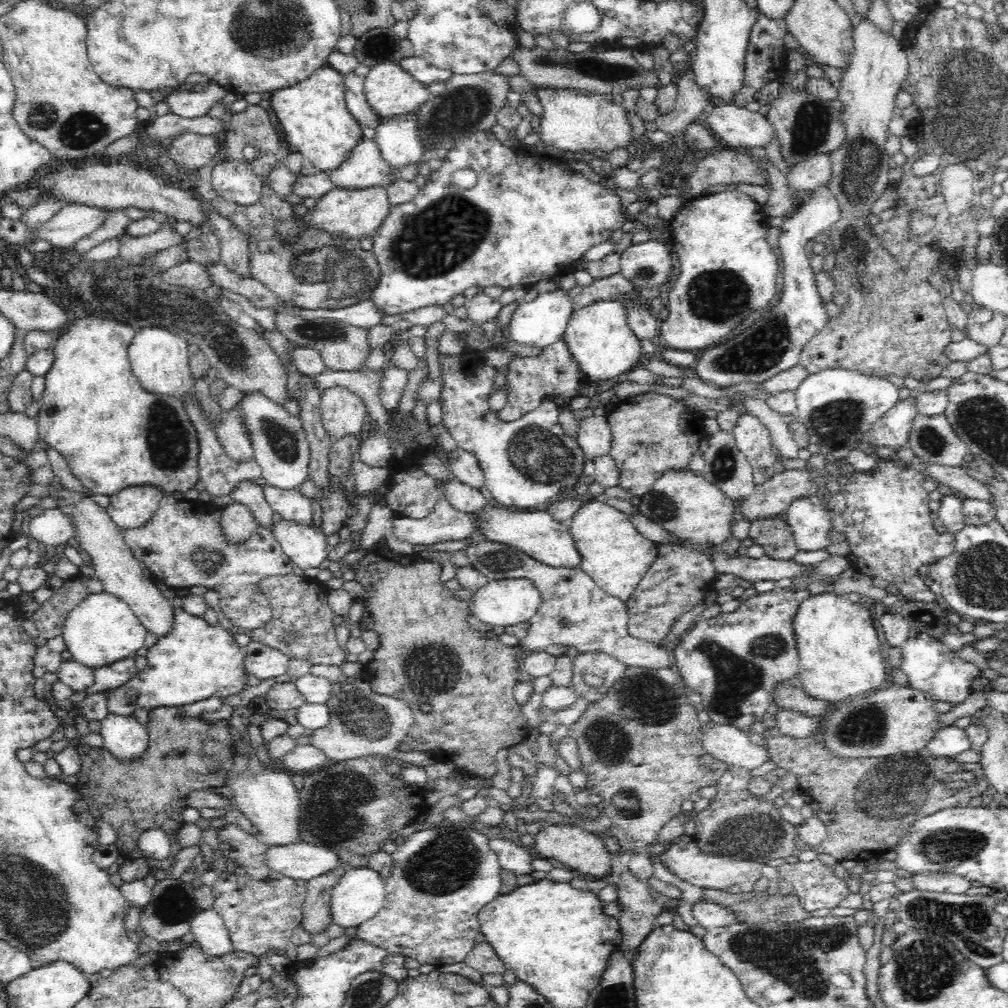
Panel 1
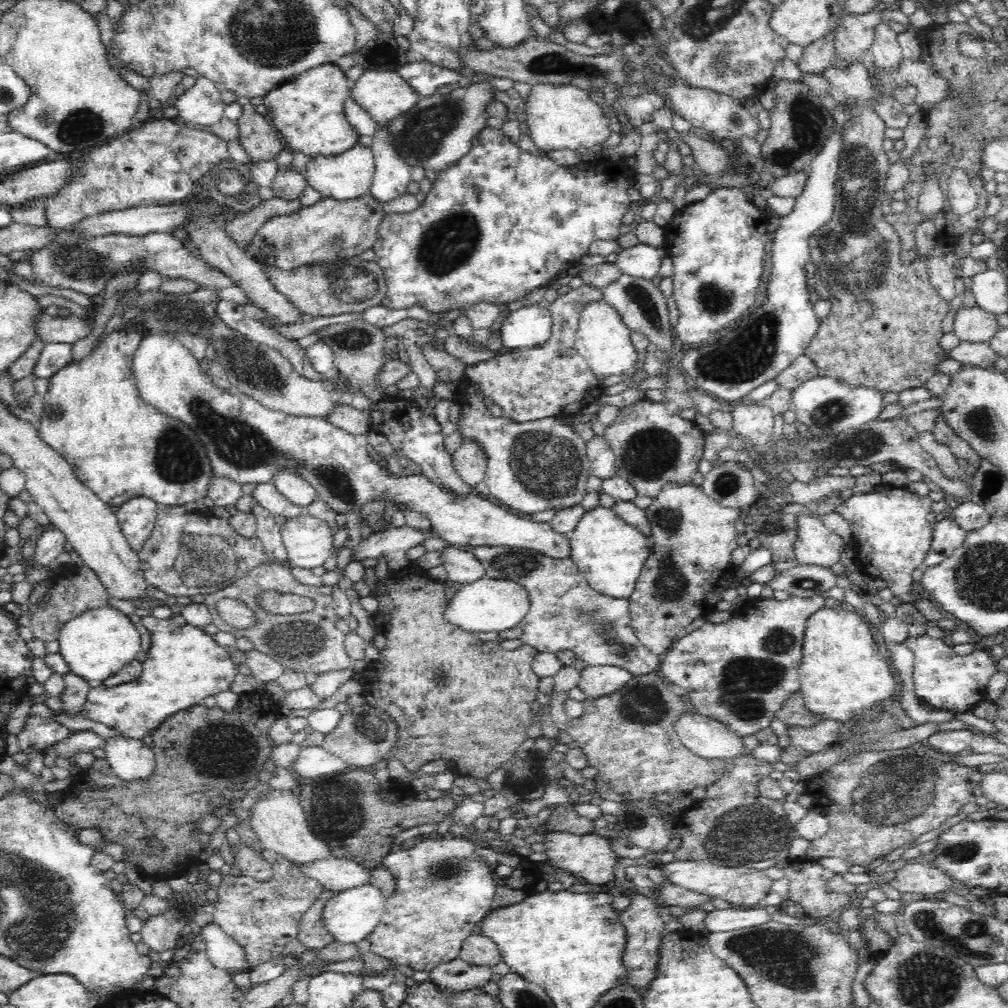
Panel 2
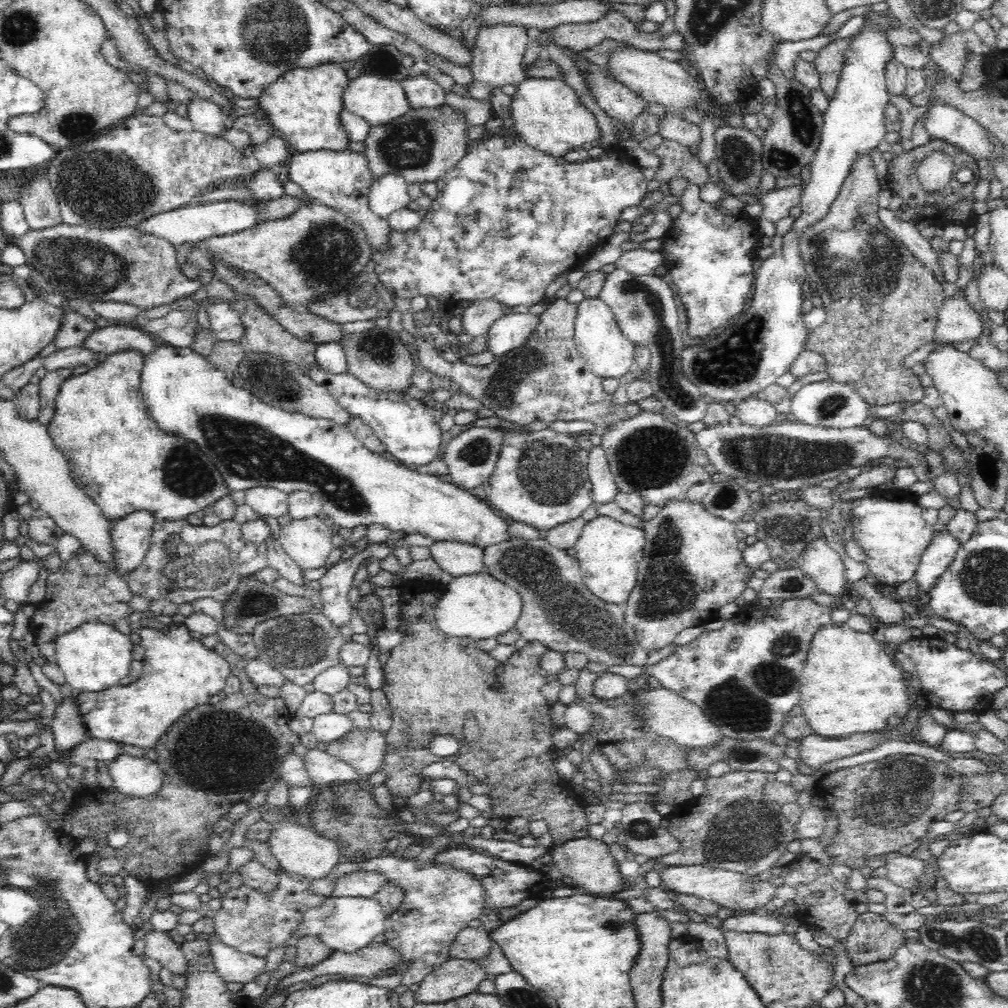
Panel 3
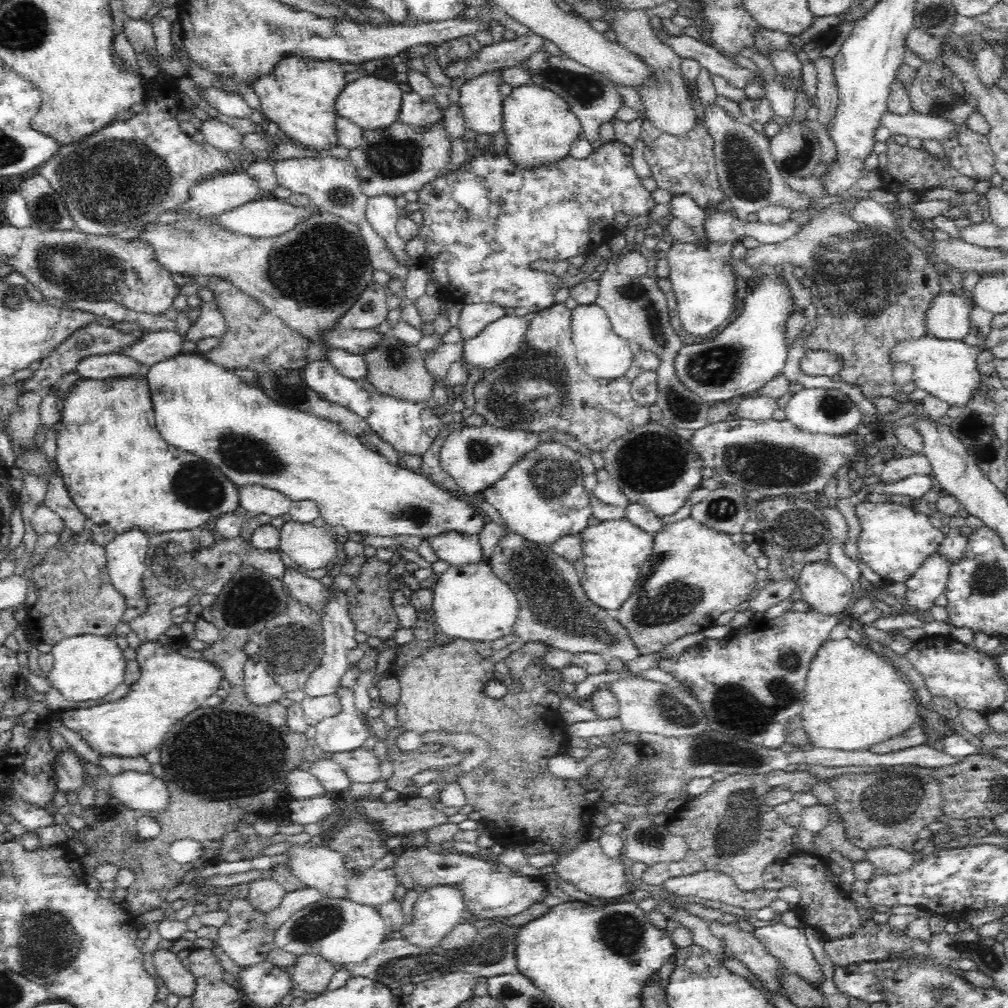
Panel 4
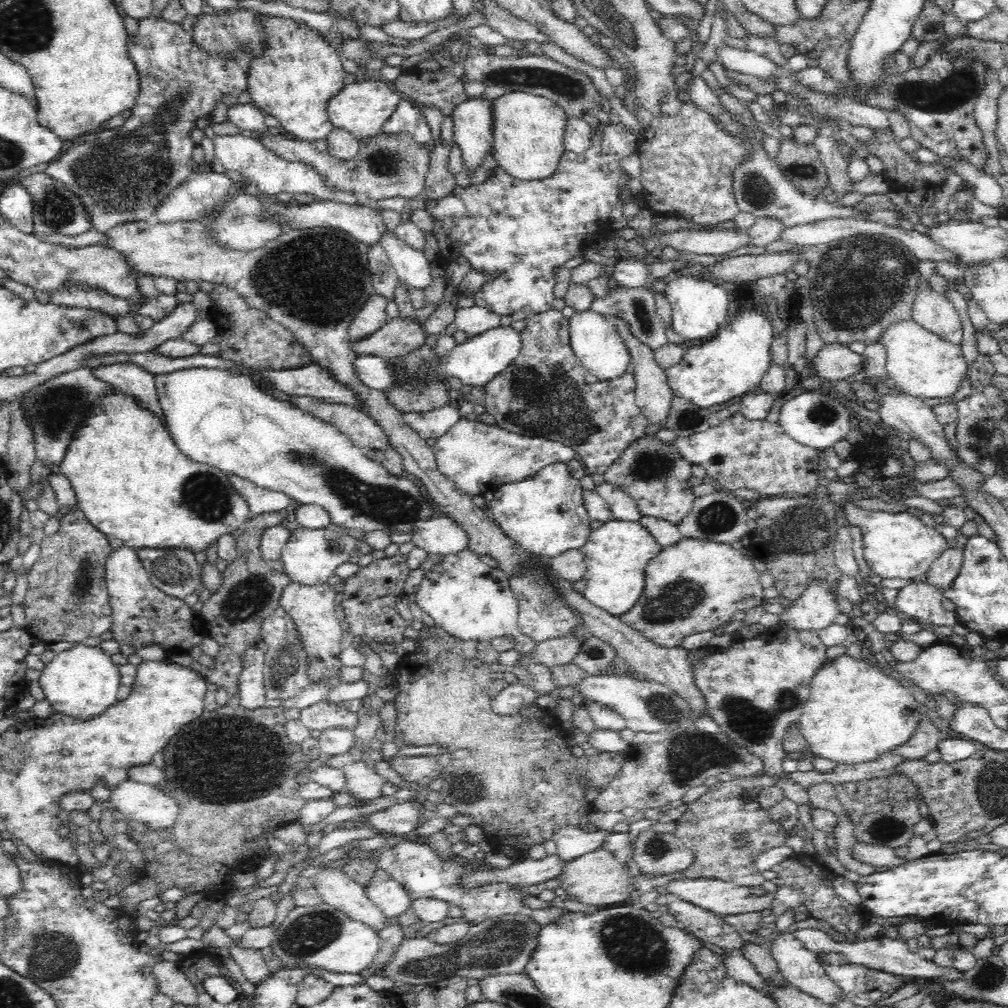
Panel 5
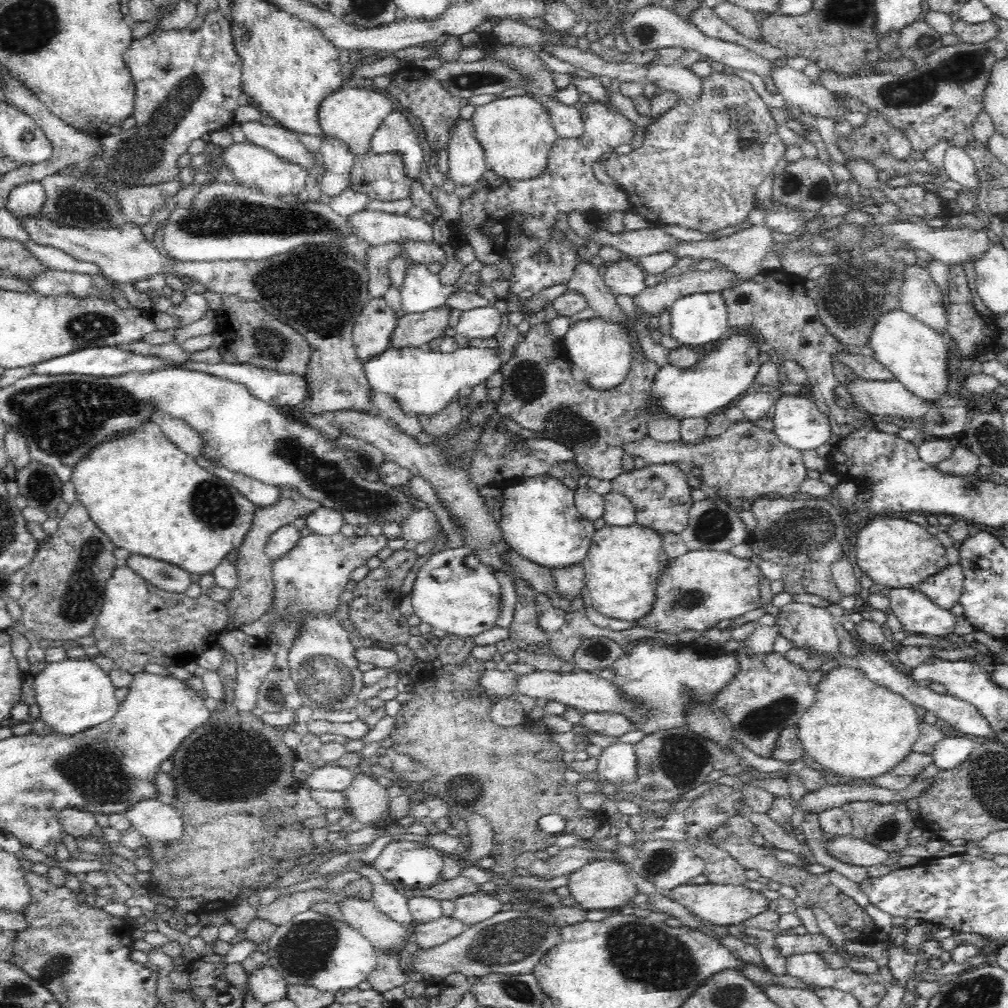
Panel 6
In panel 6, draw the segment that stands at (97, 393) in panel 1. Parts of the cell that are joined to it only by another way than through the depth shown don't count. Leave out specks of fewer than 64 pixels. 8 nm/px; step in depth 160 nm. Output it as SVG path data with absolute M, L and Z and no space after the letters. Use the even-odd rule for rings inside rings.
M154 421L144 422L138 426L136 430L132 430L132 434L126 434L122 438L116 438L112 442L106 442L98 448L94 448L84 460L80 460L74 470L72 470L71 483L75 486L77 500L80 501L89 512L91 519L98 525L98 528L106 533L111 541L120 548L128 550L130 554L140 554L155 560L173 564L184 570L192 576L206 576L217 568L218 564L227 558L230 552L236 553L238 548L242 546L246 534L250 532L254 522L256 505L250 502L242 493L238 492L232 485L224 482L221 478L214 476L208 469L197 464L192 456L188 456L182 452L162 431Z

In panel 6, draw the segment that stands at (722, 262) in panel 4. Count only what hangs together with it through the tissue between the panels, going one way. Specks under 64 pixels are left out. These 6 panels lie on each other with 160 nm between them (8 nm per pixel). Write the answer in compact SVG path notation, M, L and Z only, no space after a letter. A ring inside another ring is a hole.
M716 293L690 294L680 298L669 308L671 335L674 340L678 340L680 346L706 346L708 342L720 342L729 332L728 319L729 310L724 299Z

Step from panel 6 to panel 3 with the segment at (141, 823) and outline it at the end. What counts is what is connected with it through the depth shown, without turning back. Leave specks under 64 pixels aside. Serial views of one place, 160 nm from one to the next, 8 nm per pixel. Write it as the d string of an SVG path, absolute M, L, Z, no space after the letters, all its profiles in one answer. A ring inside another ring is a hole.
M124 754L109 766L109 773L113 780L112 787L135 800L154 798L162 788L164 774L160 767L157 762L144 757Z

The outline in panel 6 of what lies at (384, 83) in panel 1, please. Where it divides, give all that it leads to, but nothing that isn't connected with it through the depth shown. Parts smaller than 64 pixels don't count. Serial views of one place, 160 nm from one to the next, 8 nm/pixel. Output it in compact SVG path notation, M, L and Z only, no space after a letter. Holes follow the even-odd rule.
M344 85L340 90L330 93L318 107L318 125L322 128L320 137L342 142L352 155L363 156L370 150L374 132L396 106L381 92Z

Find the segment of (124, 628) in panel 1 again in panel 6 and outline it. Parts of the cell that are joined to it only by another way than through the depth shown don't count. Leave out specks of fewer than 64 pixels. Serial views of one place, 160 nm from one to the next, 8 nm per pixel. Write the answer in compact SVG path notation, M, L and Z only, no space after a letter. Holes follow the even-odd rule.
M93 658L72 659L49 663L44 670L35 672L36 702L40 706L40 720L51 732L61 736L74 736L93 726L110 720L118 710L116 688L108 673L104 672Z

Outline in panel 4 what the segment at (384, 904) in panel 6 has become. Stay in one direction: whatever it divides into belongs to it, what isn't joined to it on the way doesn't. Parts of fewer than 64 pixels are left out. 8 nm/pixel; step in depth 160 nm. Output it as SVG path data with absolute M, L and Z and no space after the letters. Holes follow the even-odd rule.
M391 851L376 864L350 880L349 890L354 903L366 904L372 908L395 902L398 880L393 869L395 854Z

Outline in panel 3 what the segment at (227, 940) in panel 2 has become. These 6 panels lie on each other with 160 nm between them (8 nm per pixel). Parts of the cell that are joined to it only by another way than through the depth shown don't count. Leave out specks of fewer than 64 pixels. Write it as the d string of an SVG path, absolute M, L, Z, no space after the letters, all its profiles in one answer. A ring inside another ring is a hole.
M213 933L208 944L214 957L215 970L225 982L250 984L266 974L266 959L252 954L242 954L222 944Z

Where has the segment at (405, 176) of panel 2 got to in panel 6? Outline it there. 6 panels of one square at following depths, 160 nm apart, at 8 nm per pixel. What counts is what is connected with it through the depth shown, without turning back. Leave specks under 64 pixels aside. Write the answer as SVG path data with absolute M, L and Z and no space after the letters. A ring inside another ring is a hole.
M408 261L400 291L402 308L407 314L420 314L446 304L446 298L462 292L458 284L445 286L438 275L428 270L428 265Z

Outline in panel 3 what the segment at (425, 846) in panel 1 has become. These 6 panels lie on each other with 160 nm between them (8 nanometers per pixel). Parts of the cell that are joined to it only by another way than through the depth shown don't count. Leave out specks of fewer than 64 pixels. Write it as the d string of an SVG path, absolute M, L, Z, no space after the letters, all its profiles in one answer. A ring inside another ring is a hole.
M390 854L364 862L341 862L336 868L320 880L313 880L310 893L316 897L331 898L336 882L354 872L378 872L388 877L388 882L396 884L405 892L400 908L387 916L384 936L386 943L394 949L400 949L408 957L408 970L402 978L402 986L418 984L432 969L439 967L450 958L449 944L459 930L468 926L472 919L478 919L485 913L483 908L484 886L473 876L453 868L439 868L435 859L420 865L416 858L394 858Z

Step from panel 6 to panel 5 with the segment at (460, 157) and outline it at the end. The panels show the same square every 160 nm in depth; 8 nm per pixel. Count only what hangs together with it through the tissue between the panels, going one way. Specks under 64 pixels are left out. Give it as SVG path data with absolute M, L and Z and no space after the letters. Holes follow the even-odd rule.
M468 98L456 107L452 115L453 140L462 152L464 172L472 177L482 166L492 148L492 99Z

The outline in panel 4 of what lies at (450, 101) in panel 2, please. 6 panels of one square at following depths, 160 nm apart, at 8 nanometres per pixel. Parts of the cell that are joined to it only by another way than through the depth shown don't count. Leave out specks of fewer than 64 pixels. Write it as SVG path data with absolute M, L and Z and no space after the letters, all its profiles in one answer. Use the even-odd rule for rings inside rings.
M442 120L426 133L416 133L414 128L397 121L388 128L368 130L363 134L362 145L348 154L348 161L356 171L362 193L368 198L396 198L407 192L418 193L425 184L439 178L440 170L450 164L452 145Z

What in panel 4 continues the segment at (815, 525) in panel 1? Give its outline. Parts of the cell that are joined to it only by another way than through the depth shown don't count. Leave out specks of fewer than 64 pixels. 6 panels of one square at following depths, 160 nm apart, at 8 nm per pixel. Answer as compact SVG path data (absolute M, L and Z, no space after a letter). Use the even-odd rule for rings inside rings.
M833 563L806 564L798 578L798 590L802 593L802 602L808 606L806 613L826 616L848 614L855 598L852 581L842 575Z

